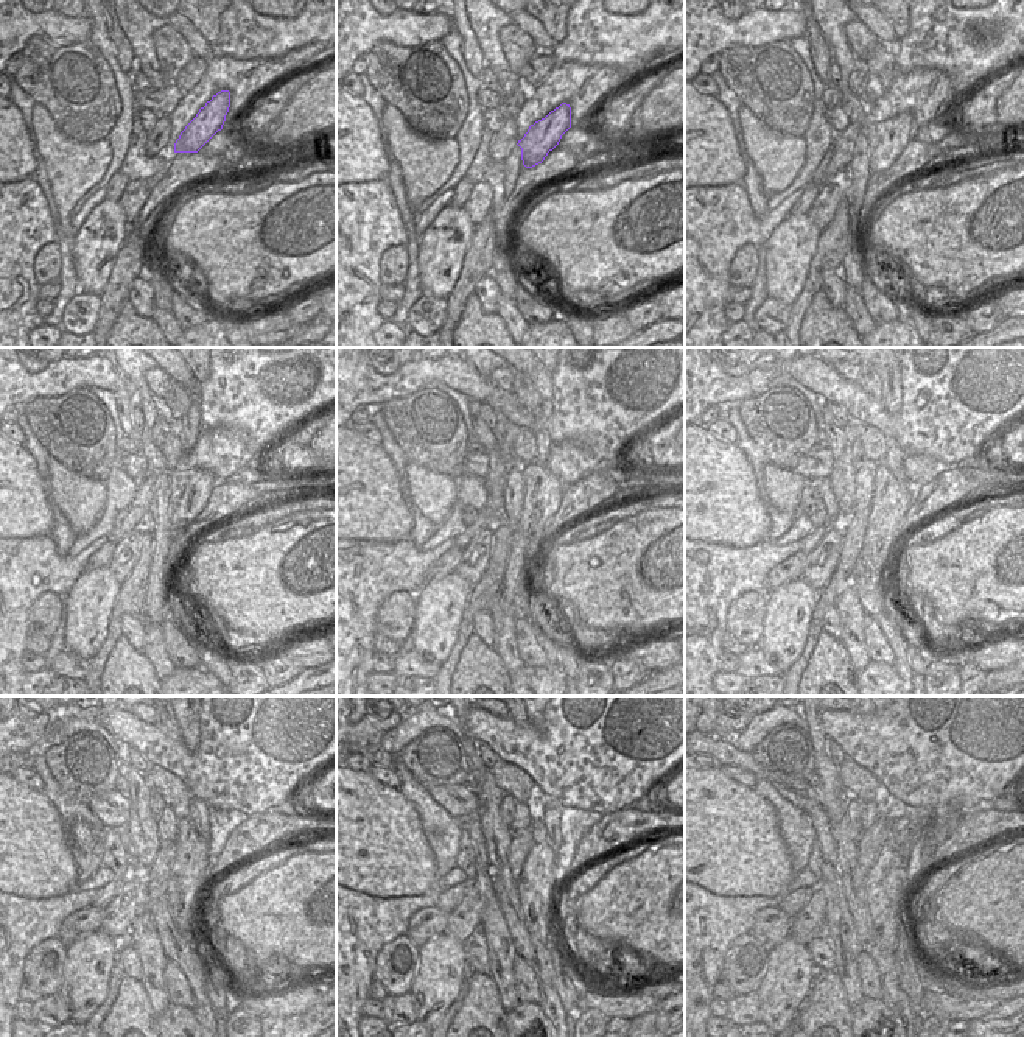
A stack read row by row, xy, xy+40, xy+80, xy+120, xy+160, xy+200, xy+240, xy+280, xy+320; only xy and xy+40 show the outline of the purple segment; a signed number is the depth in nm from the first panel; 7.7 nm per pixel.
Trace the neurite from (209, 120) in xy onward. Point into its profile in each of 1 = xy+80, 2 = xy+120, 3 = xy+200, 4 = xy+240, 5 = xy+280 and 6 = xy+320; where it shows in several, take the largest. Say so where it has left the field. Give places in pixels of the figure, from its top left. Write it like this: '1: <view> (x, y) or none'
1: xy+80 (887, 139)
2: xy+120 (192, 488)
3: xy+200 (890, 499)
4: xy+240 (187, 883)
5: xy+280 (536, 886)
6: xy+320 (884, 882)

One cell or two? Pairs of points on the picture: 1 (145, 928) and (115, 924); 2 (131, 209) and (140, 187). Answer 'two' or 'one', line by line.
1: two
2: one

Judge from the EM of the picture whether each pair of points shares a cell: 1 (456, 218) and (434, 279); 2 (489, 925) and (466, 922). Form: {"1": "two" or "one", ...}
{"1": "one", "2": "two"}

